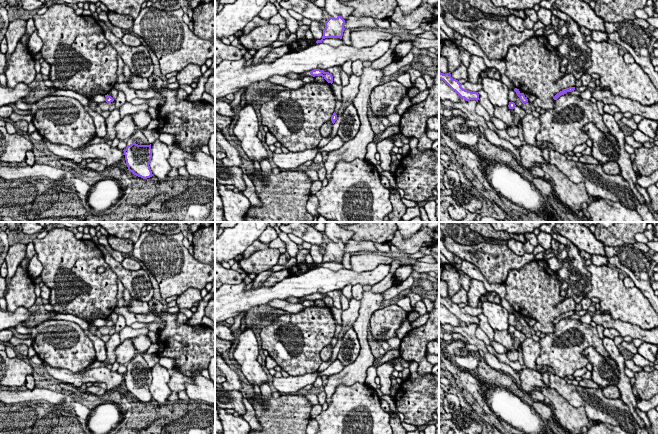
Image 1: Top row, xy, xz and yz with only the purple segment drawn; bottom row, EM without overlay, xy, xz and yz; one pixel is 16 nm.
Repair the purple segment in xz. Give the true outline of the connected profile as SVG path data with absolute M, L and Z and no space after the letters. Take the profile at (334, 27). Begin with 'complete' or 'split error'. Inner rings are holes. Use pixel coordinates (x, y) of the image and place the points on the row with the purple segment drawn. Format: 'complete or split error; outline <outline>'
complete; outline M338 16L337 18L330 17L325 22L325 29L323 30L323 36L321 40L317 40L316 43L322 43L325 38L340 38L342 39L345 20Z

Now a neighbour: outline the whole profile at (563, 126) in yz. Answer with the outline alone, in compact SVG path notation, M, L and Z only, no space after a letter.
M561 95L555 100L554 108L547 109L539 120L541 127L536 140L551 143L561 154L573 151L589 139L584 131L588 123L594 123L603 133L610 133L596 103L576 95Z

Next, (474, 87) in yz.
M481 80L478 83L466 81L465 83L461 84L461 87L472 92L478 92L479 90L483 89Z

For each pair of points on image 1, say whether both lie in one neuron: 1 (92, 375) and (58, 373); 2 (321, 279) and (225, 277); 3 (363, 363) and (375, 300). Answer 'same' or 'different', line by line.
1: same
2: different
3: same

